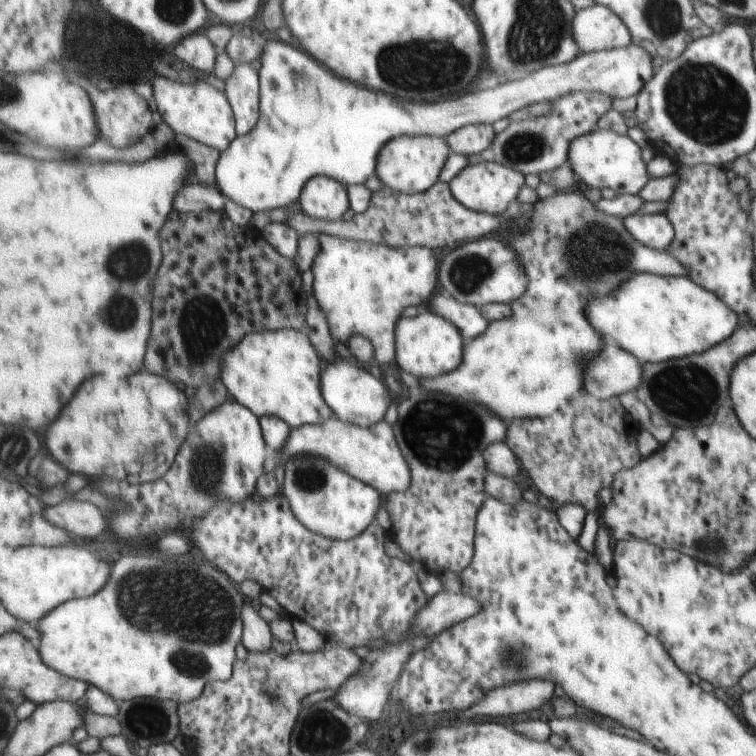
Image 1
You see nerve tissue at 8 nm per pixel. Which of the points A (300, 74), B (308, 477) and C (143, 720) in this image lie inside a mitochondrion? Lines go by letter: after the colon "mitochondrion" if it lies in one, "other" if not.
A: mitochondrion
B: mitochondrion
C: mitochondrion

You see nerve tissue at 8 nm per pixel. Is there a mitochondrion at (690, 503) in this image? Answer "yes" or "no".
no

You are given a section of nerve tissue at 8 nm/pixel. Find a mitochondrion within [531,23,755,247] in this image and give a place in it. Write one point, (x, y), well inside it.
(705, 103)

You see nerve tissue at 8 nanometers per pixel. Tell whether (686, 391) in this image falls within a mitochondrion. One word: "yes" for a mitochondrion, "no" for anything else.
yes

